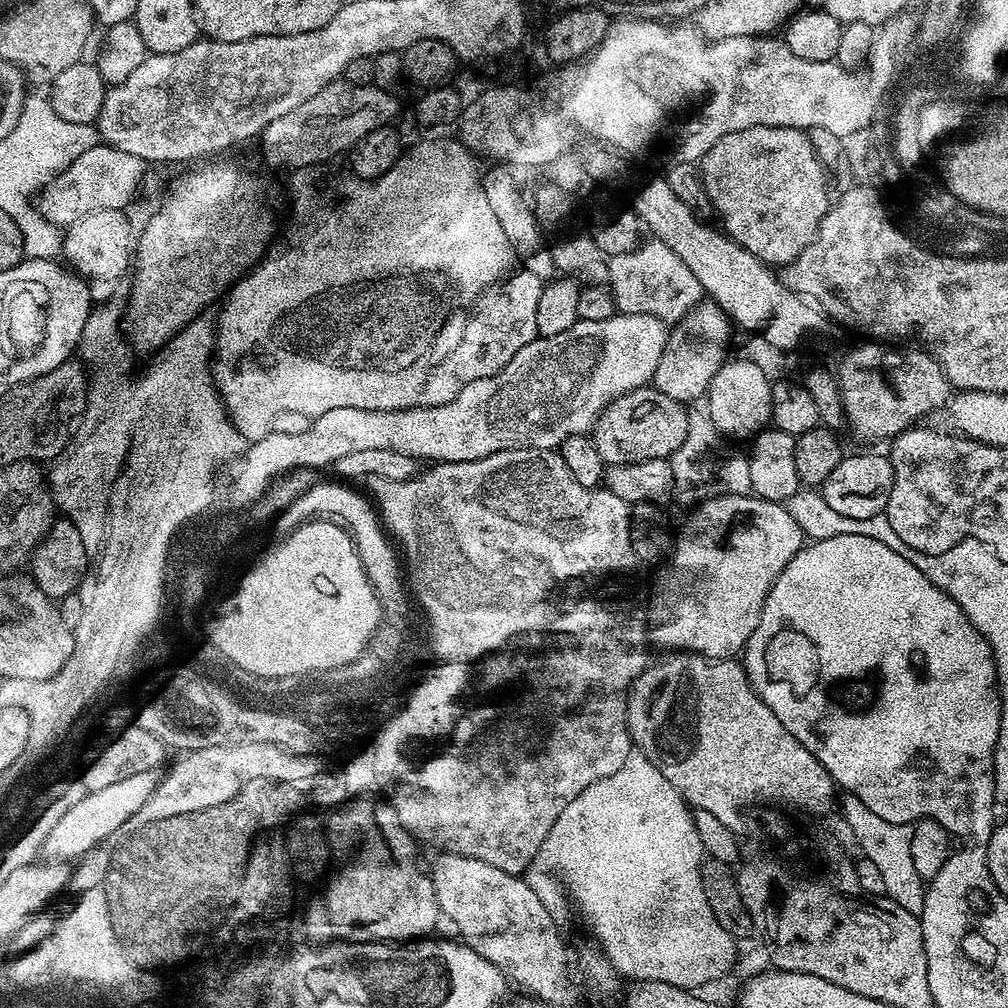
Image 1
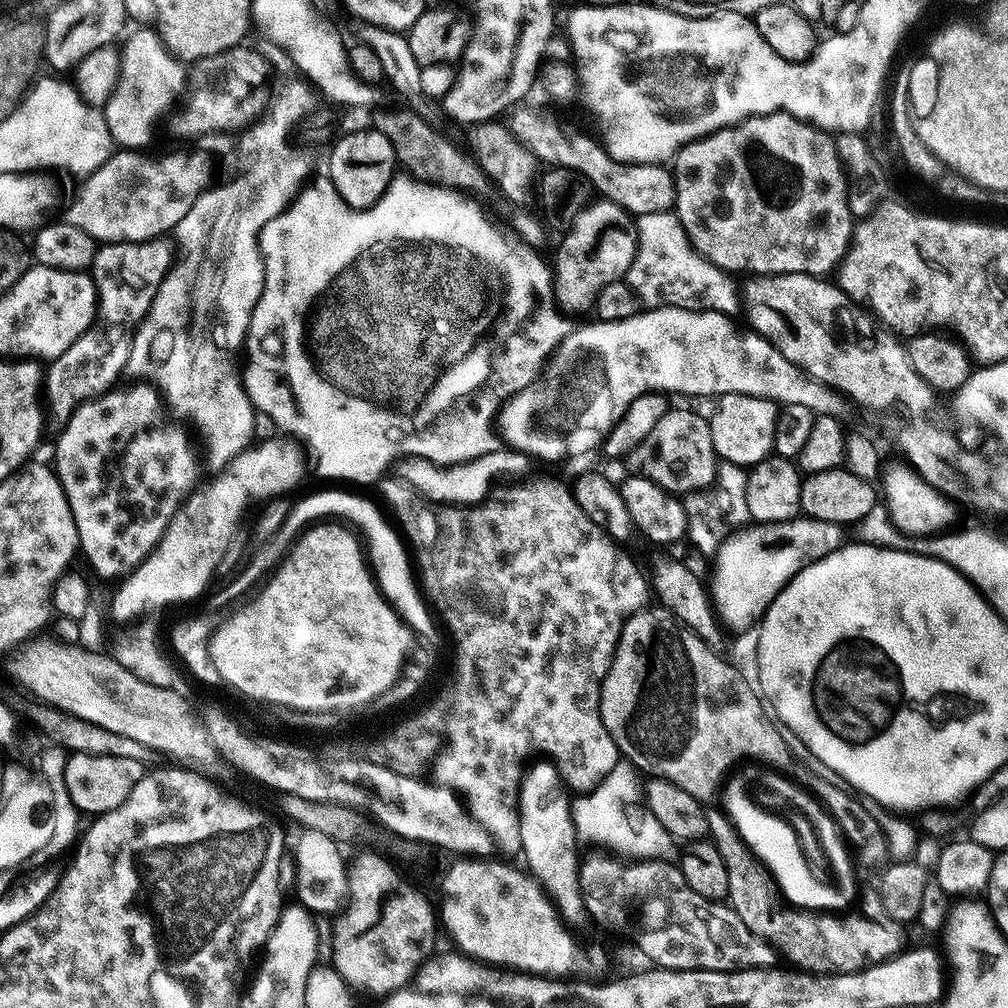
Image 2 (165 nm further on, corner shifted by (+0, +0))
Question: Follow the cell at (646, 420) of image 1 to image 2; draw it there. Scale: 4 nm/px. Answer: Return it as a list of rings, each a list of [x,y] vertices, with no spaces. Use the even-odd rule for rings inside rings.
[[[673,407],[662,414],[652,429],[632,445],[626,458],[627,471],[631,475],[646,478],[673,494],[691,494],[705,489],[706,484],[715,481],[718,471],[718,457],[712,445],[708,420],[688,408]]]

